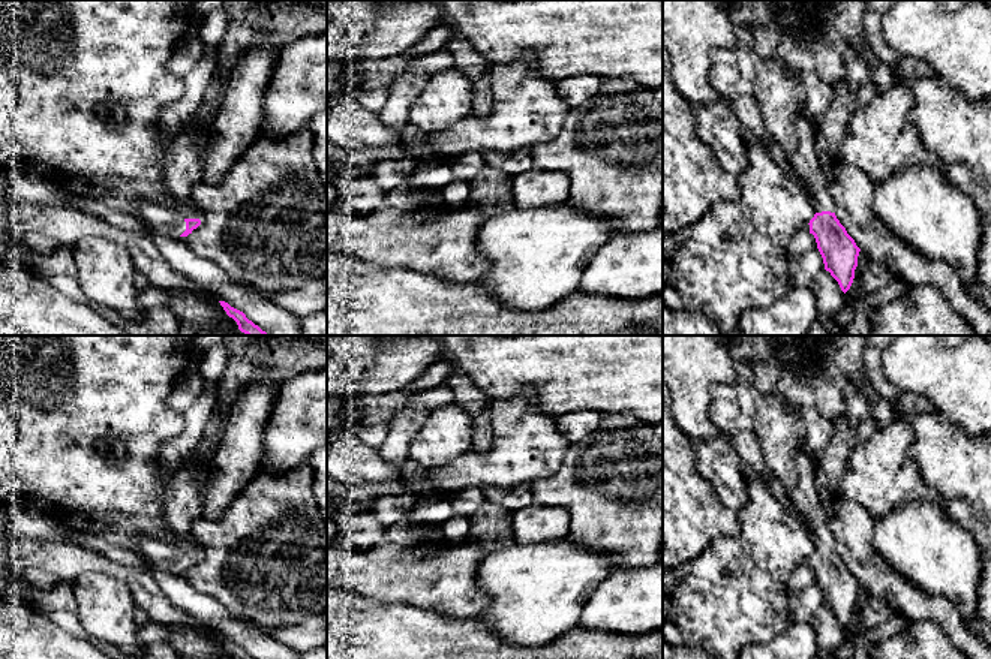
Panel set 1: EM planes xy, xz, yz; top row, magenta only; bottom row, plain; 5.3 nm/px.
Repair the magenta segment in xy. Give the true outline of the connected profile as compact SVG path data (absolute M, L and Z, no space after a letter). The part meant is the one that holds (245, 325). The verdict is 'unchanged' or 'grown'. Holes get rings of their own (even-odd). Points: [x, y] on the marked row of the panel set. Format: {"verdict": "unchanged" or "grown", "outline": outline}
{"verdict": "unchanged", "outline": "M219 301L220 306L223 307L223 310L226 312L226 315L229 318L232 318L237 325L238 325L238 330L241 332L244 332L246 335L267 335L265 331L262 331L258 325L255 325L252 321L249 321L246 318L246 315L234 307L231 307L228 303L225 301Z"}

